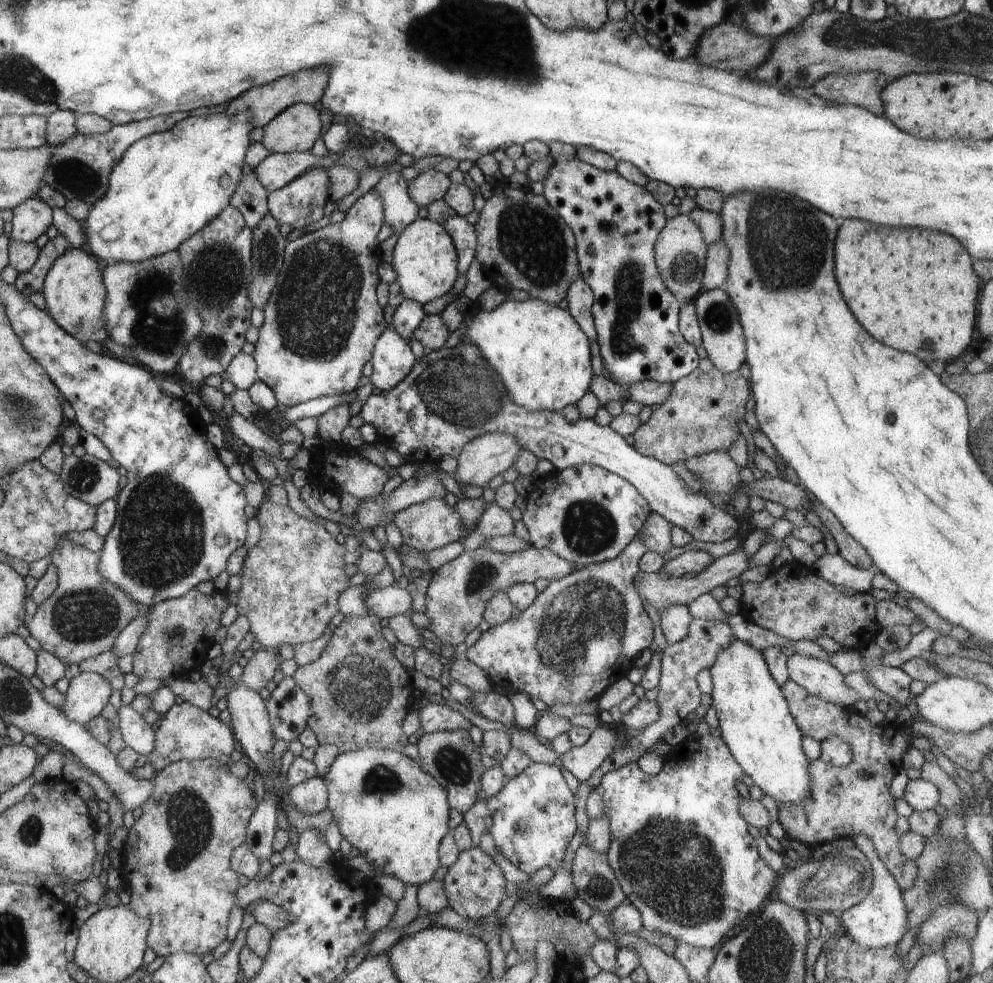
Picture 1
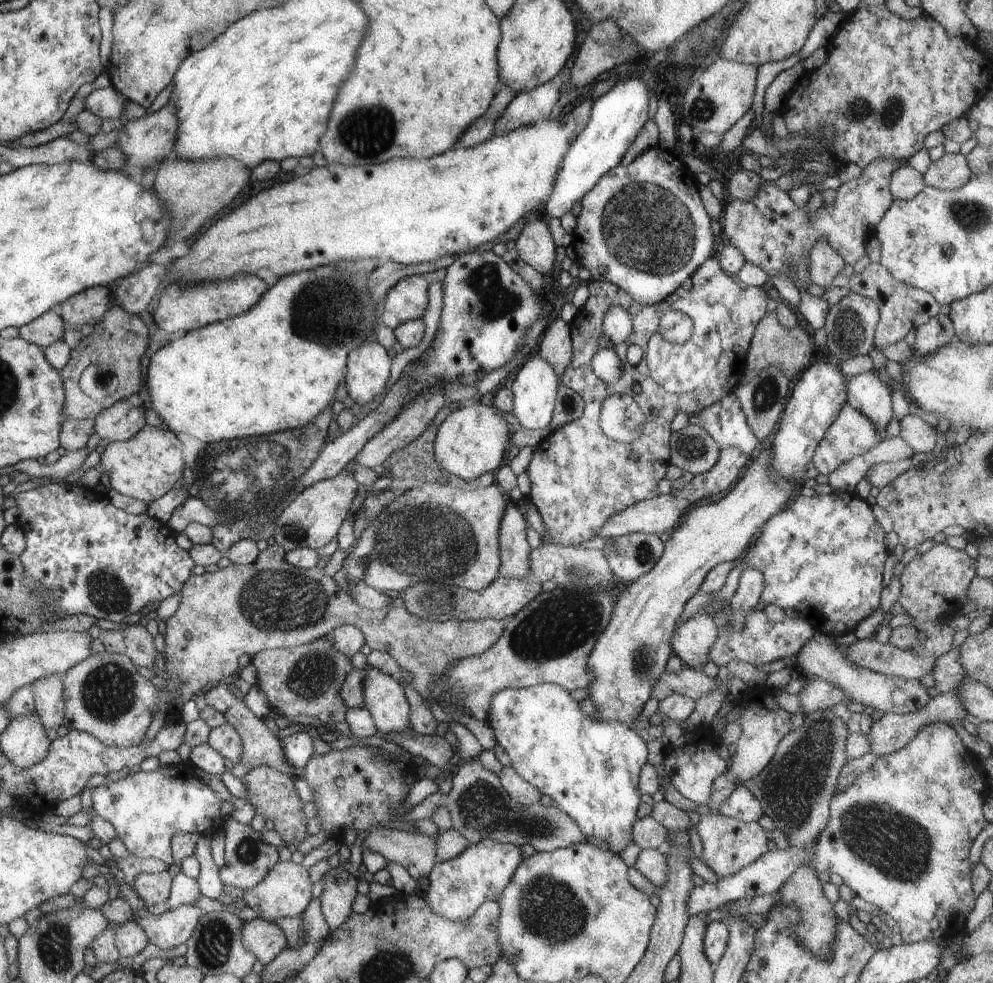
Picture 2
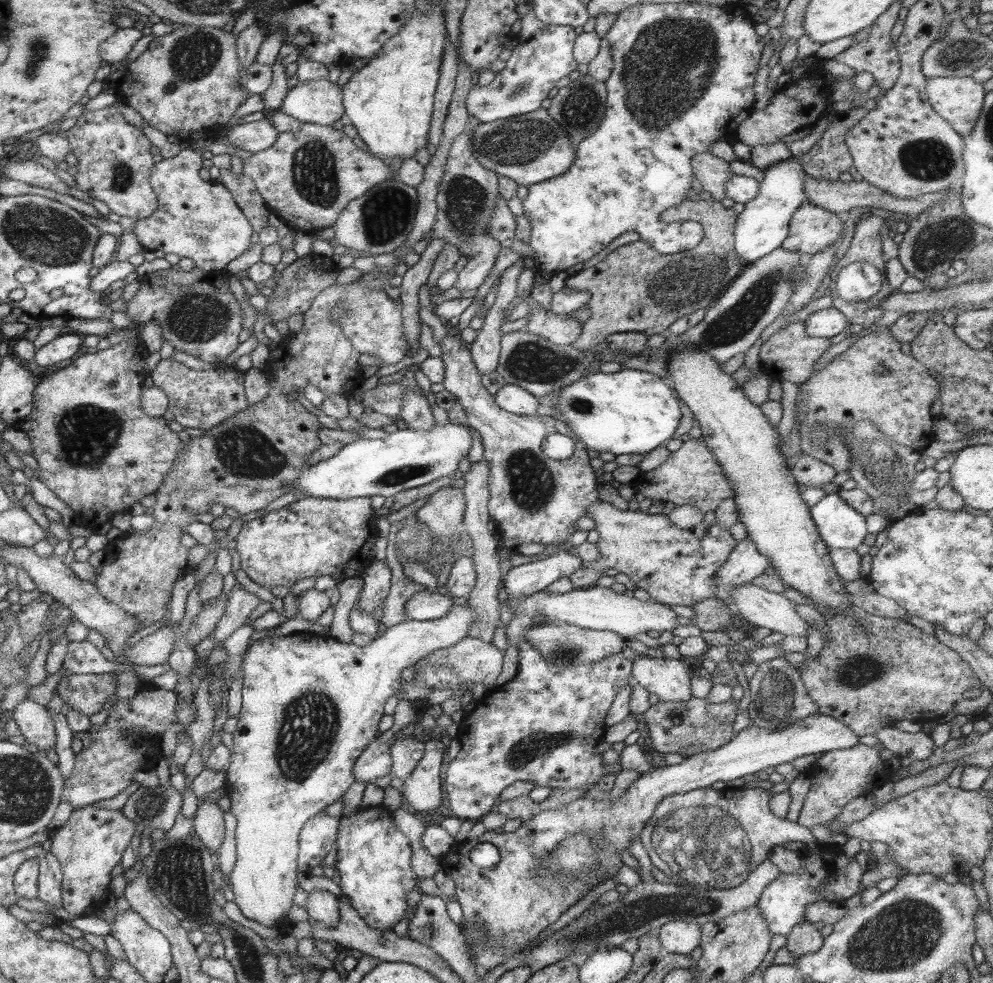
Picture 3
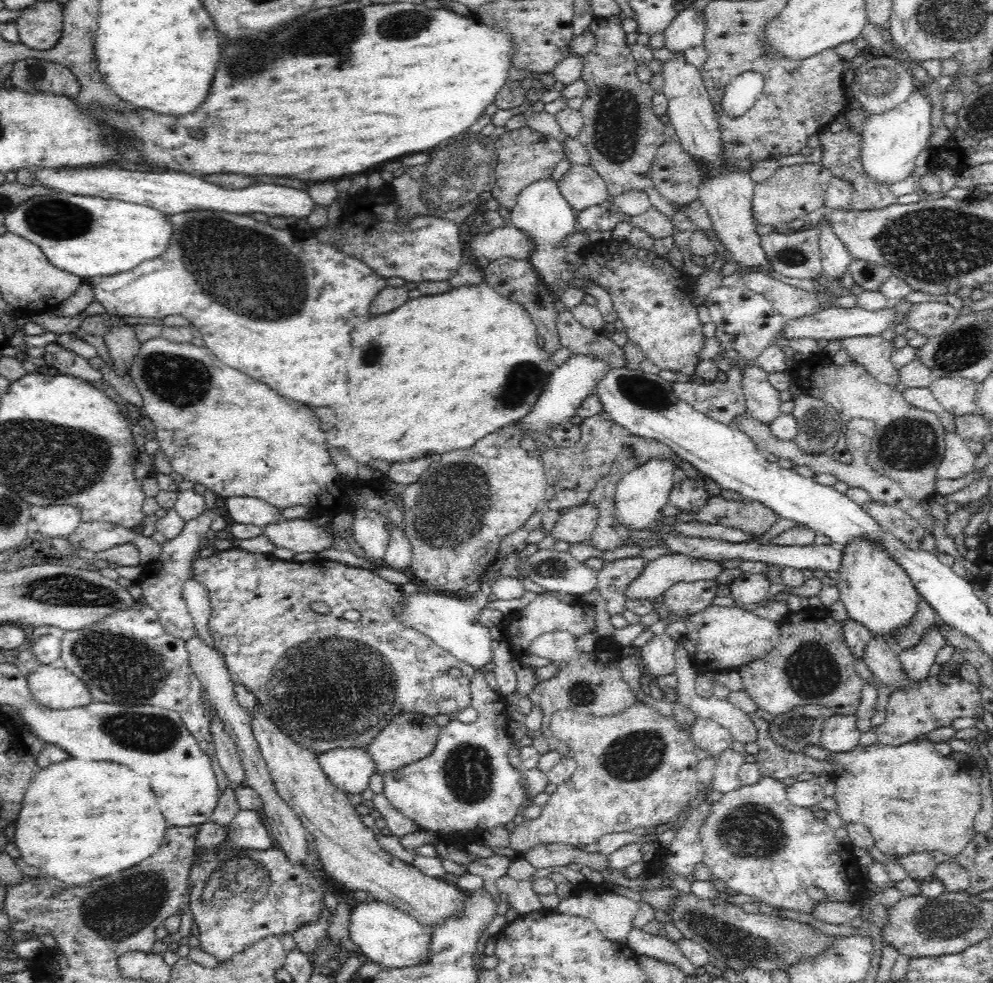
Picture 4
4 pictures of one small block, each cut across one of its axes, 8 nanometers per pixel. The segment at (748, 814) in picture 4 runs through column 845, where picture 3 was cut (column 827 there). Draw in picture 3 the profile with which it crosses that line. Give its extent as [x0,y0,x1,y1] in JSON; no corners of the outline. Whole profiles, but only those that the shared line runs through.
[757,846,863,936]

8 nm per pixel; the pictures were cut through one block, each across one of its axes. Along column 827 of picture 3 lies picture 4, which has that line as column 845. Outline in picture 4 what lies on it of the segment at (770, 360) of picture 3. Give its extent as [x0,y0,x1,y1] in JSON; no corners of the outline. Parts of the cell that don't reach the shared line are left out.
[844,336,900,390]

